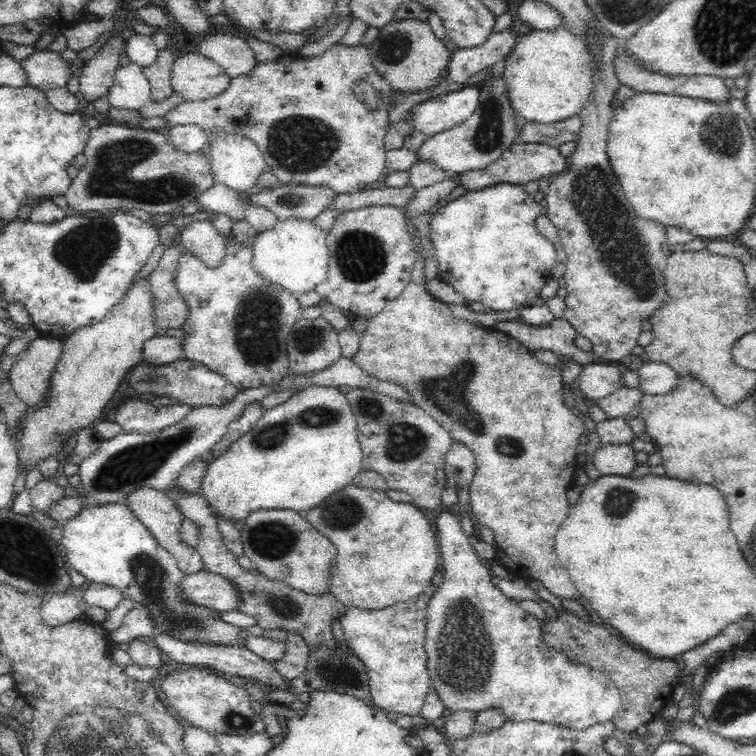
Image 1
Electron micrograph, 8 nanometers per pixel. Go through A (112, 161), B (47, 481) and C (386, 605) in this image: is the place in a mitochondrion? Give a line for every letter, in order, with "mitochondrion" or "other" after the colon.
A: mitochondrion
B: other
C: other

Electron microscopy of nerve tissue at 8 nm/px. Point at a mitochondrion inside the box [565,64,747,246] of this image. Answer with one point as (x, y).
(722, 134)

